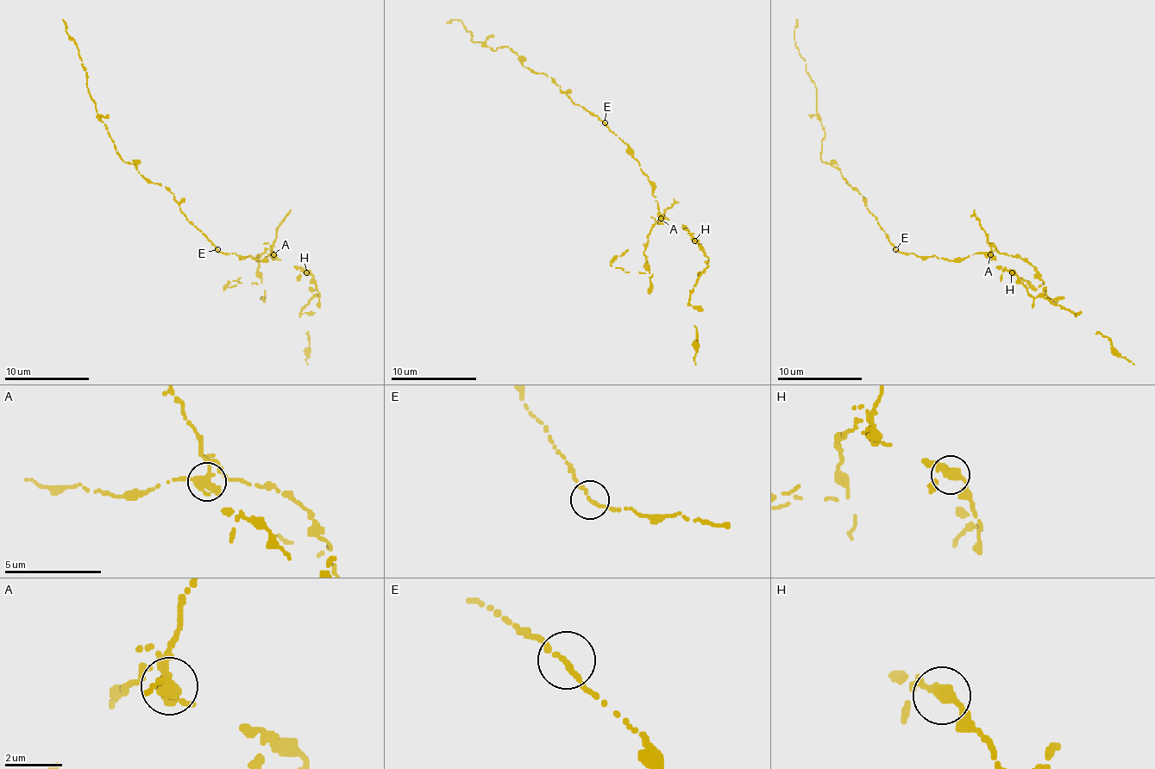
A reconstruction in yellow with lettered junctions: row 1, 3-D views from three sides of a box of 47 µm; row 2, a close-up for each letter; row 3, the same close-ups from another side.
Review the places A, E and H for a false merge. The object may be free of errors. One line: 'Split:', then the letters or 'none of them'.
Split: A

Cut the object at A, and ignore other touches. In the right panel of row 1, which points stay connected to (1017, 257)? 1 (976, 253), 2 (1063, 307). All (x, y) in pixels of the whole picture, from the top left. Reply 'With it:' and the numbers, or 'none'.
With it: none

